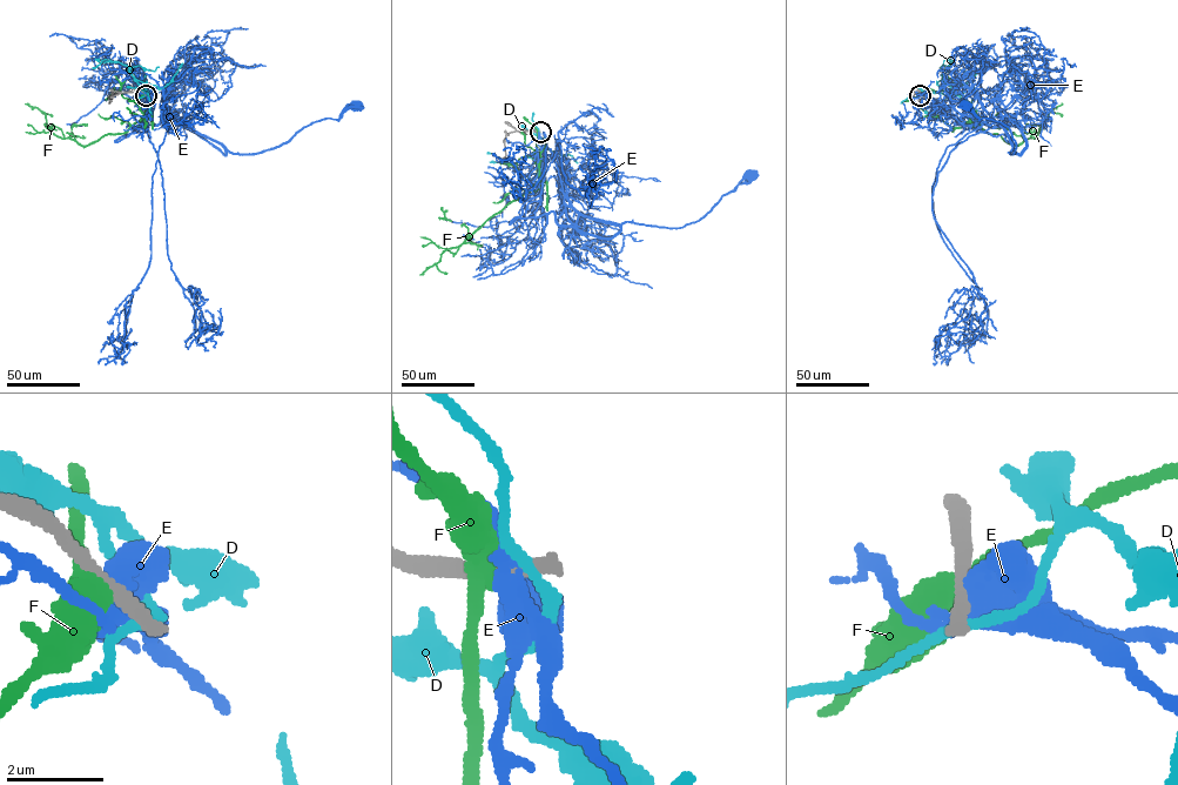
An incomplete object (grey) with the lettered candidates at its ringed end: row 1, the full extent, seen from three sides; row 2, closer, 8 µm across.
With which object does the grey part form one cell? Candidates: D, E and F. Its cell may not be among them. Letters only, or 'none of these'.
none of these

